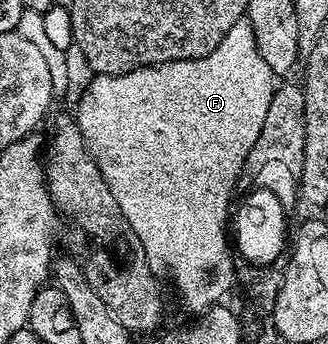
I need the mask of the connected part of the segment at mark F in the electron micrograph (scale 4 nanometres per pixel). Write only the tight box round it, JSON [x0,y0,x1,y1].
[76,20,276,315]

